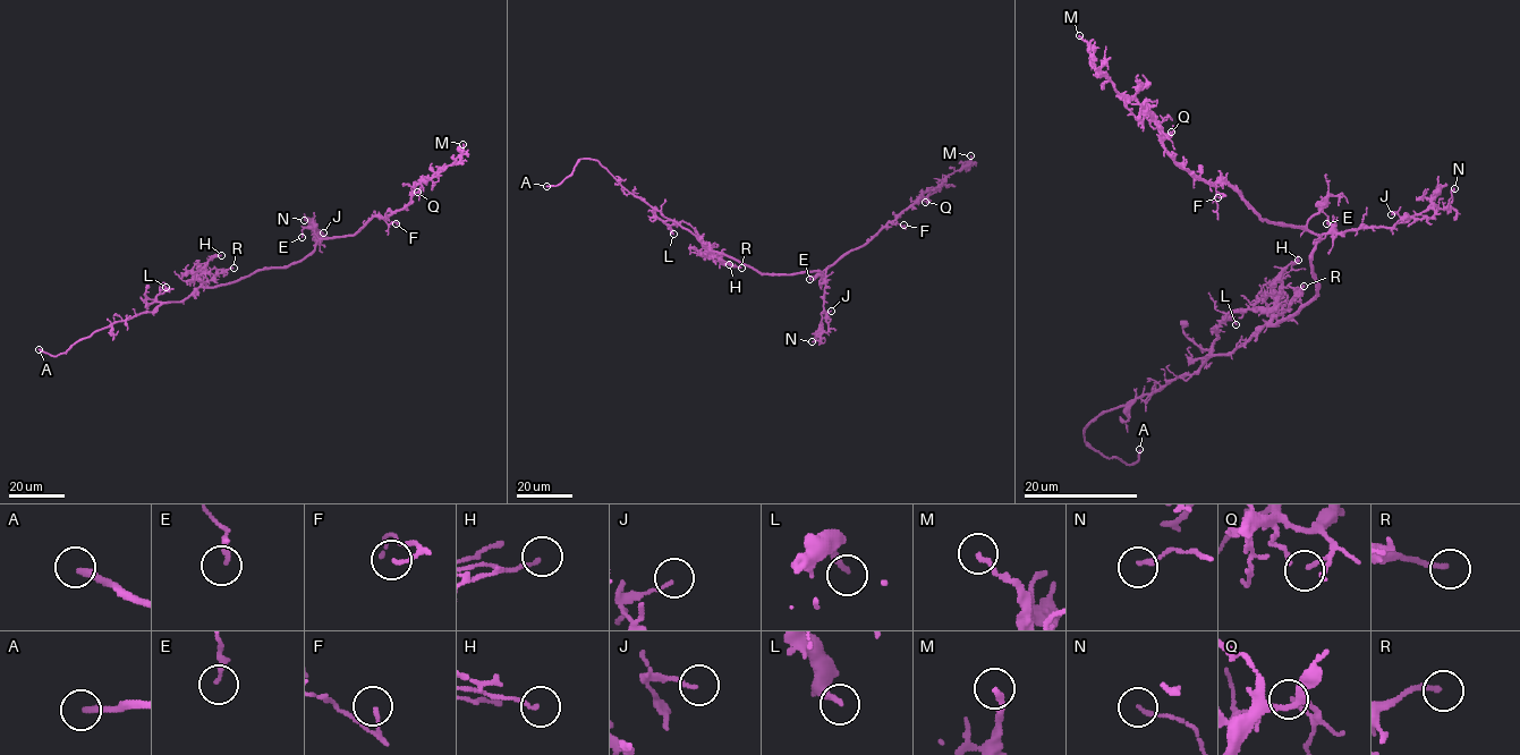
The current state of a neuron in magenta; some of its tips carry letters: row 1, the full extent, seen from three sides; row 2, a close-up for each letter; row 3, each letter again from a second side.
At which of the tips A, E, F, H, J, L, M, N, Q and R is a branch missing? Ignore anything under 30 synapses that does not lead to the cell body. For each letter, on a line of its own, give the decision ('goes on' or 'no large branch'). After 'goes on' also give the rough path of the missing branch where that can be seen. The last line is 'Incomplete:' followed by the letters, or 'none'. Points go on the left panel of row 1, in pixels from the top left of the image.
A: goes on; course (39, 349), (14, 344)
E: no large branch
F: no large branch
H: no large branch
J: no large branch
L: no large branch
M: no large branch
N: no large branch
Q: no large branch
R: no large branch
Incomplete: A

